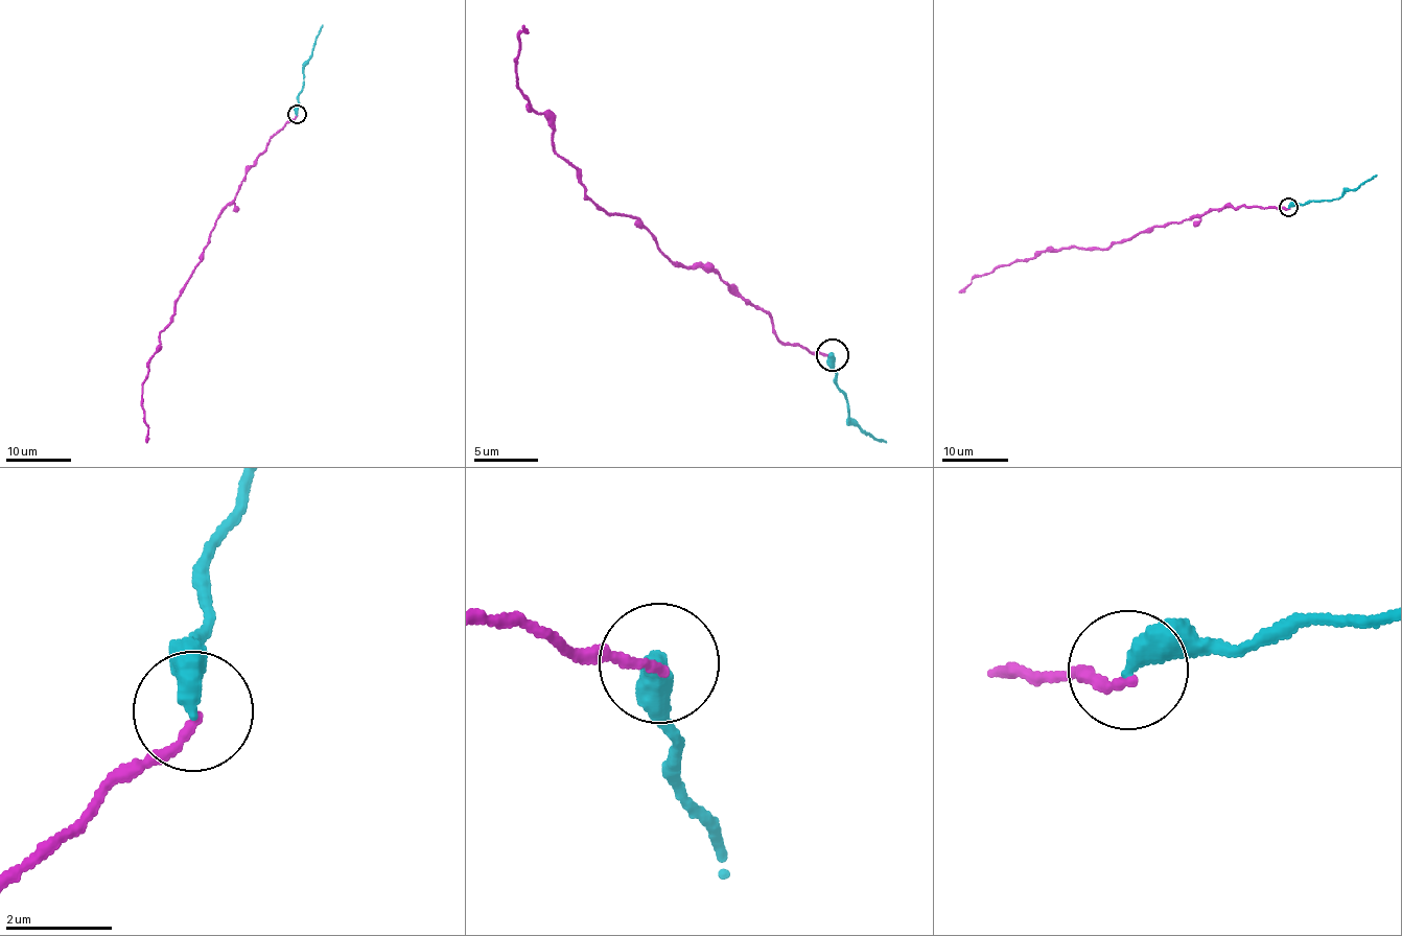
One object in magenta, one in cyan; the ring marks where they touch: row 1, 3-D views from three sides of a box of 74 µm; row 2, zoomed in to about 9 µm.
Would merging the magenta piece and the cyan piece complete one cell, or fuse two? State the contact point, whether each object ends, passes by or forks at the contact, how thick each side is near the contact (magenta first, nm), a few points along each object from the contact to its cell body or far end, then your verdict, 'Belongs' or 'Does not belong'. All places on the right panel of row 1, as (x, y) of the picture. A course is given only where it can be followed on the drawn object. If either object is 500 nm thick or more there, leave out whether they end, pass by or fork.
Place: (1288, 207). At the ring magenta ends. At the ring cyan ends. Thickness 170 nm (magenta) against 440 nm. Course of magenta: (1289, 208), (1227, 206), (1150, 229), (1108, 247), (1051, 250), (1034, 258), (976, 275), (959, 291). Course of cyan: (1289, 208), (1337, 199), (1377, 174). Belongs

